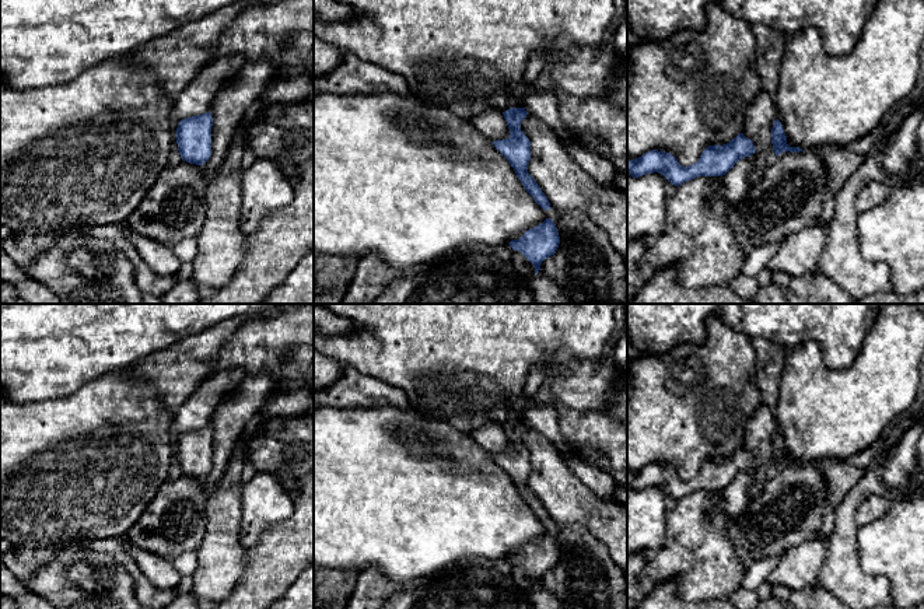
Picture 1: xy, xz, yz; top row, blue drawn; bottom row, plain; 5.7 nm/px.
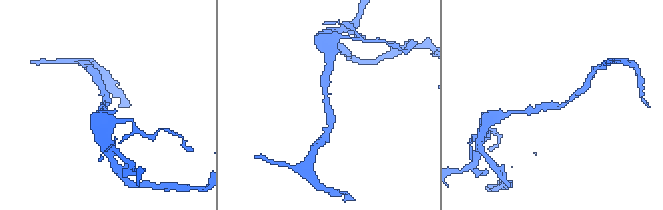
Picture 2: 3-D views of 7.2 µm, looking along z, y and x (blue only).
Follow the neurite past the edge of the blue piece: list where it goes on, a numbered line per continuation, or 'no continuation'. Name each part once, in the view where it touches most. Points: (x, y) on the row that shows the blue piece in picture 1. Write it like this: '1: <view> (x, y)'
no continuation

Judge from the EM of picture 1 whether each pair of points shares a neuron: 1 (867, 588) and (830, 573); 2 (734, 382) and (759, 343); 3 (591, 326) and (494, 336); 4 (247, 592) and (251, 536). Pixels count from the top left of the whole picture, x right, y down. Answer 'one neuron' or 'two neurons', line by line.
1: one neuron
2: two neurons
3: one neuron
4: two neurons

